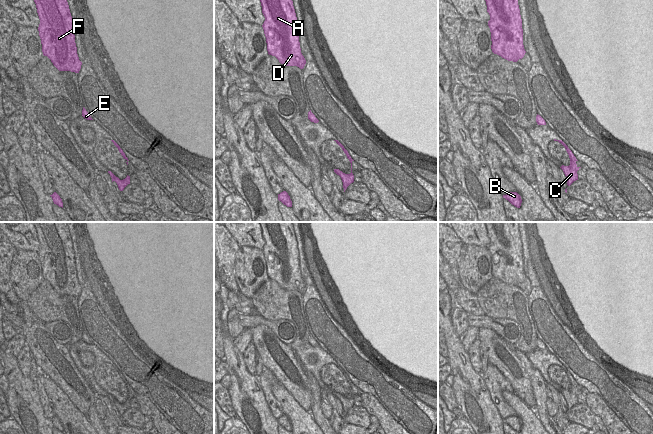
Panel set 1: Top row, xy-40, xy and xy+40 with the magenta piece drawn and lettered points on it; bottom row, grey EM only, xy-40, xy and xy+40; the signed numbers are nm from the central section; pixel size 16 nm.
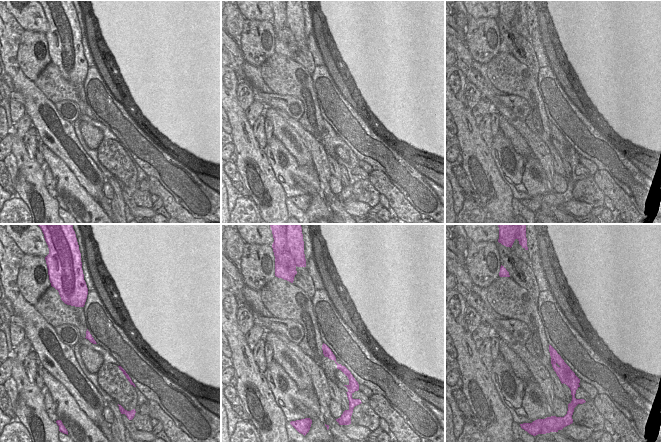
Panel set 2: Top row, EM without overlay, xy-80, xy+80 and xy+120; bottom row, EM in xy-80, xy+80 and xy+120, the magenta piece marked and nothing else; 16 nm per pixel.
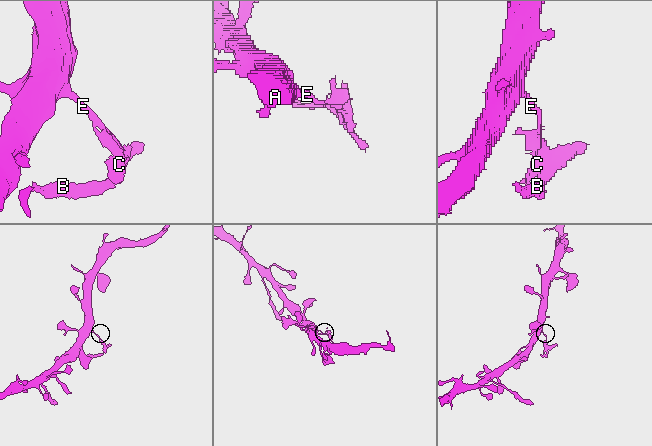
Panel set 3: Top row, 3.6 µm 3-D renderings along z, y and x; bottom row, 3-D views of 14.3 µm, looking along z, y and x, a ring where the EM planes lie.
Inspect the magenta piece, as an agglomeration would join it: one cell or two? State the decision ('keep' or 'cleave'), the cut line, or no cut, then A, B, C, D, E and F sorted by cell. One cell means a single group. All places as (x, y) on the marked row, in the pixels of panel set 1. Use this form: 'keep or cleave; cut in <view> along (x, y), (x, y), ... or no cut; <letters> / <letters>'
cleave; cut in xy+40 along (538, 115), (537, 122); A D E F / B C

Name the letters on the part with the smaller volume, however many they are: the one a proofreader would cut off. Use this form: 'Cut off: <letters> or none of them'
Cut off: B, C.

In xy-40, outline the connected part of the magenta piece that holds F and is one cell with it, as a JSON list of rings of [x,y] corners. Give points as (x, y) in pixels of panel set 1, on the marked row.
[[[34,0],[40,19],[38,27],[42,52],[59,71],[79,73],[82,62],[77,54],[73,20],[67,0]]]

